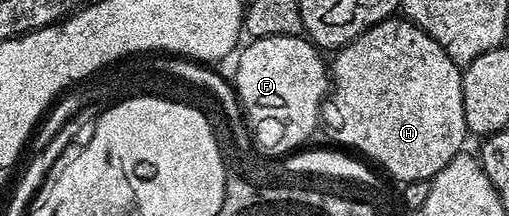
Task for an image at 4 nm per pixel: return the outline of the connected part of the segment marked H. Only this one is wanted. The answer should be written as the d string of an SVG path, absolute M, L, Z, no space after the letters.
M406 17L386 19L377 25L373 25L365 33L361 33L353 42L346 43L344 47L338 48L334 55L335 60L330 60L329 63L329 94L321 108L321 119L325 127L327 123L332 137L337 141L336 144L347 149L354 149L360 156L366 157L368 160L374 161L373 159L376 159L393 178L399 179L398 181L403 183L415 183L418 179L428 181L434 179L437 172L445 169L445 165L449 165L452 157L464 150L463 142L469 139L469 132L465 121L463 72L460 64L453 62L449 53L445 53L445 49L441 49L441 45L437 45L437 41L433 41L433 37L429 37L429 33L425 33L416 23L411 22Z

